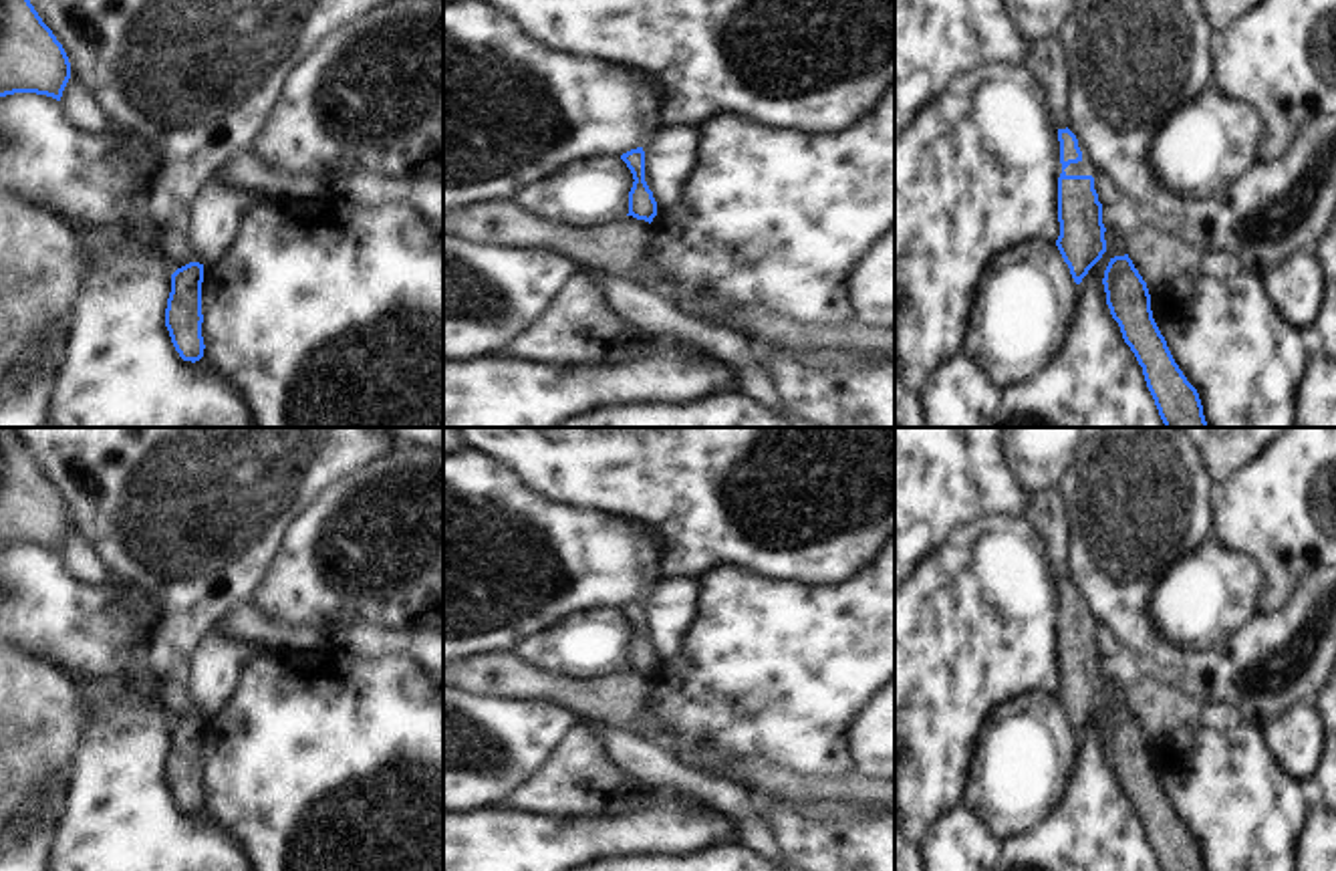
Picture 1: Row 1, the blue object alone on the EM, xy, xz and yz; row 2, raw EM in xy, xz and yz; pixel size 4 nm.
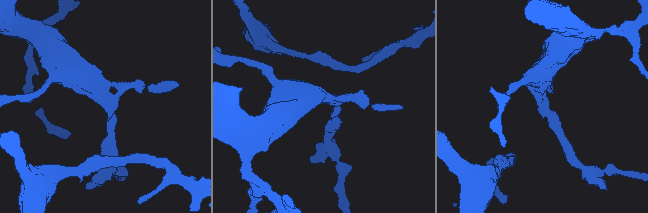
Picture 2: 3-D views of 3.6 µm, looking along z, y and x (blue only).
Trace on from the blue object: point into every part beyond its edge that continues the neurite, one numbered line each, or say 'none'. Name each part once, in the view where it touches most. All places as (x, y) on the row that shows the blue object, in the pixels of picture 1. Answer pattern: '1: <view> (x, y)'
none

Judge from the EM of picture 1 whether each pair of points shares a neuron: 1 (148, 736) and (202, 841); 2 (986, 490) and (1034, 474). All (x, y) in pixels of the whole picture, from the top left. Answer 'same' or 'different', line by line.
1: same
2: different

